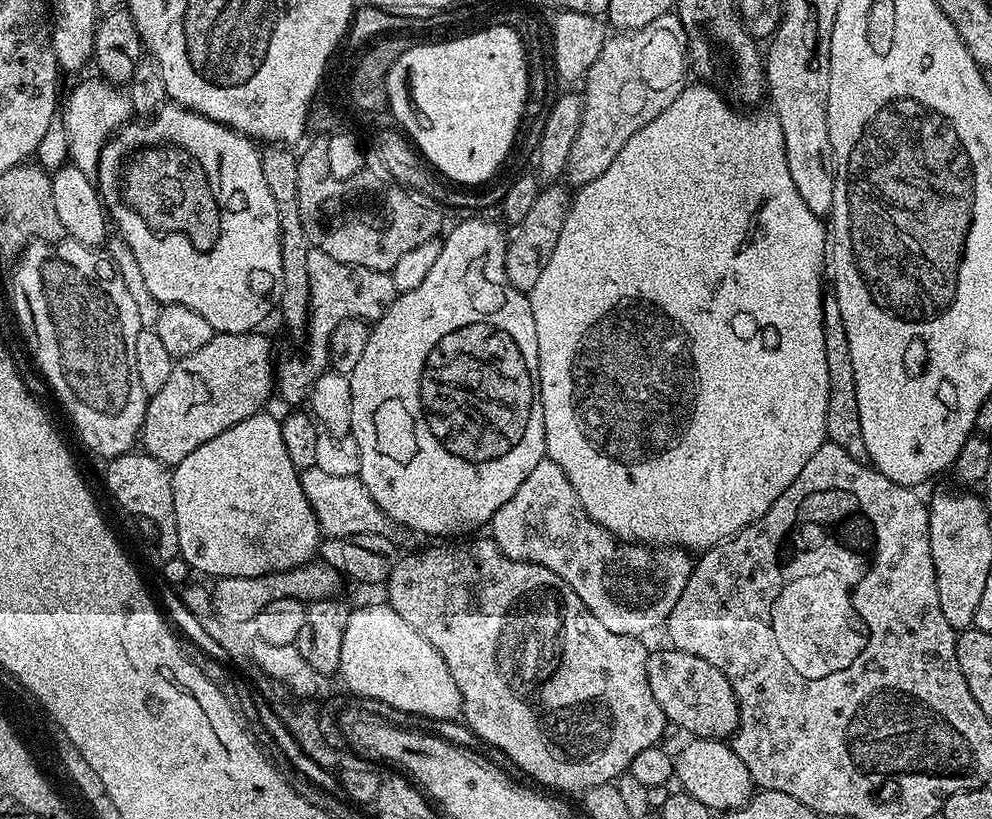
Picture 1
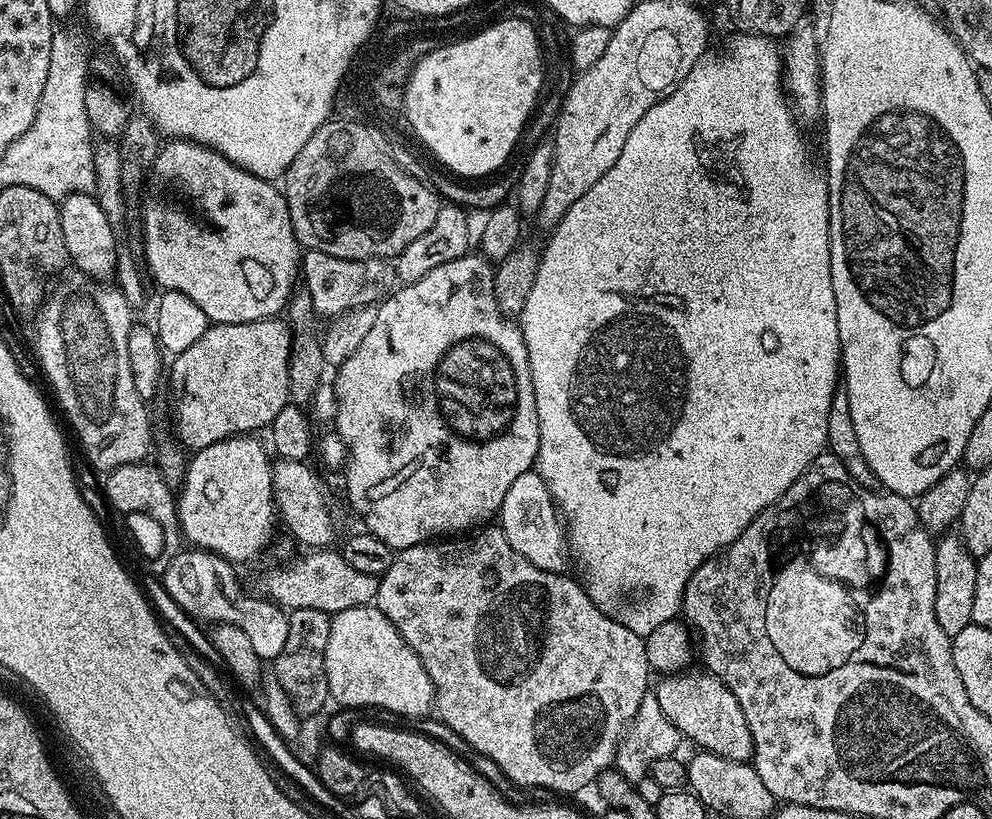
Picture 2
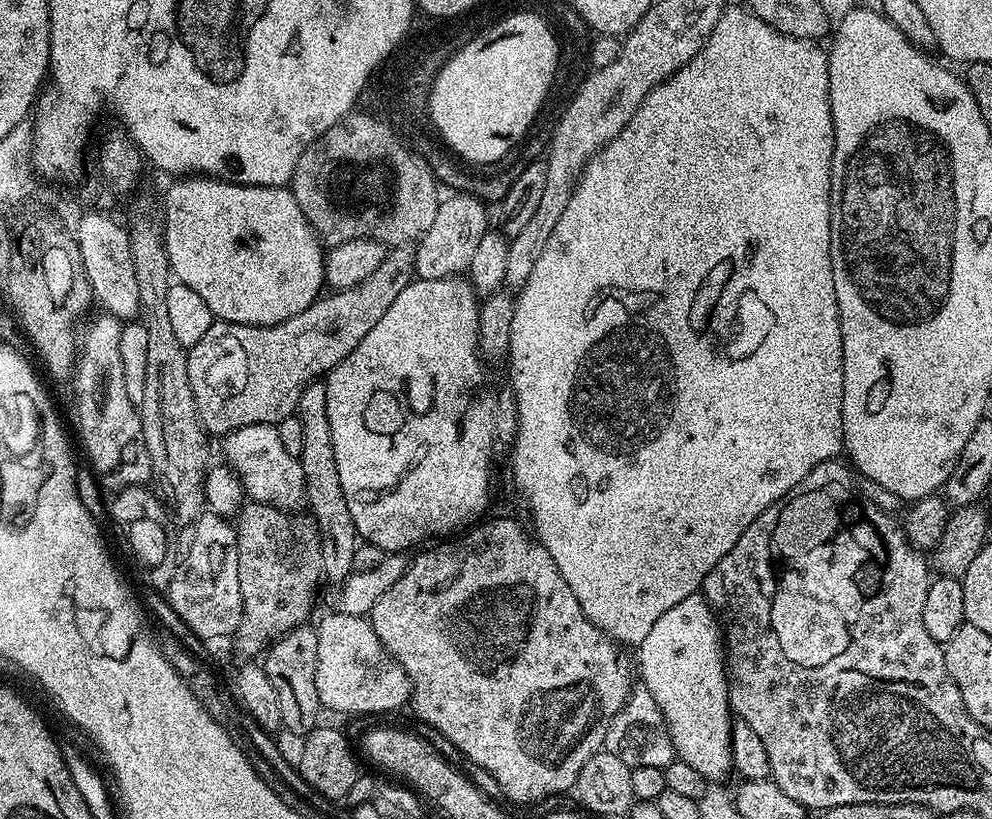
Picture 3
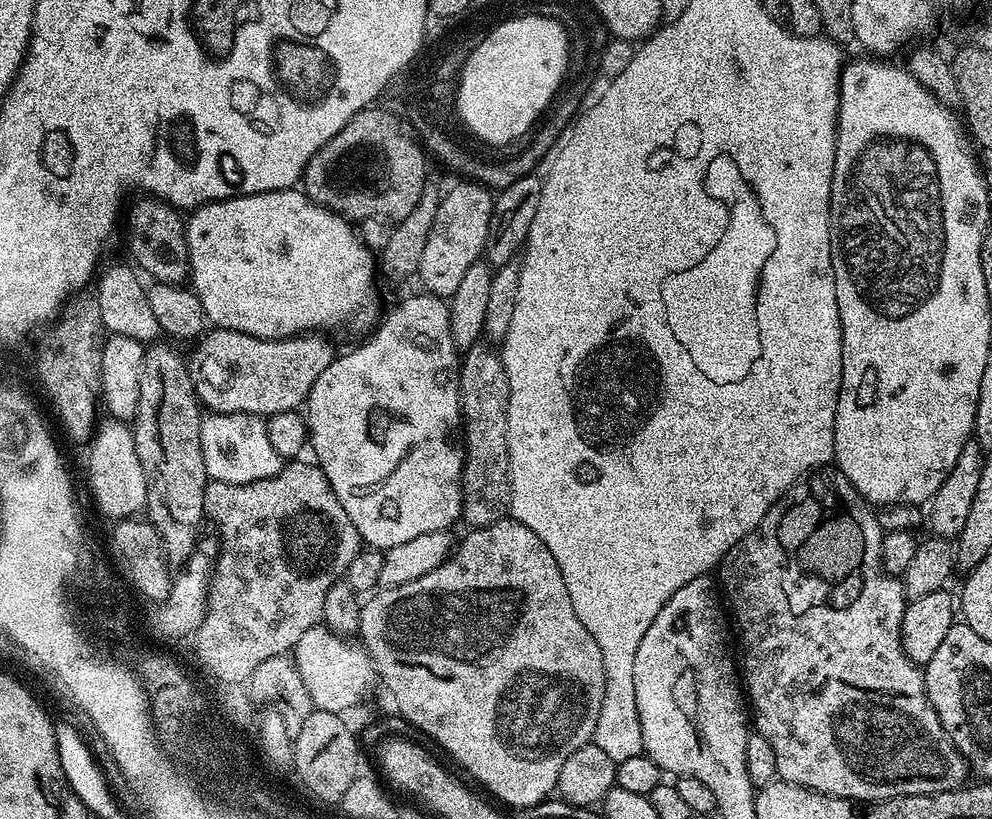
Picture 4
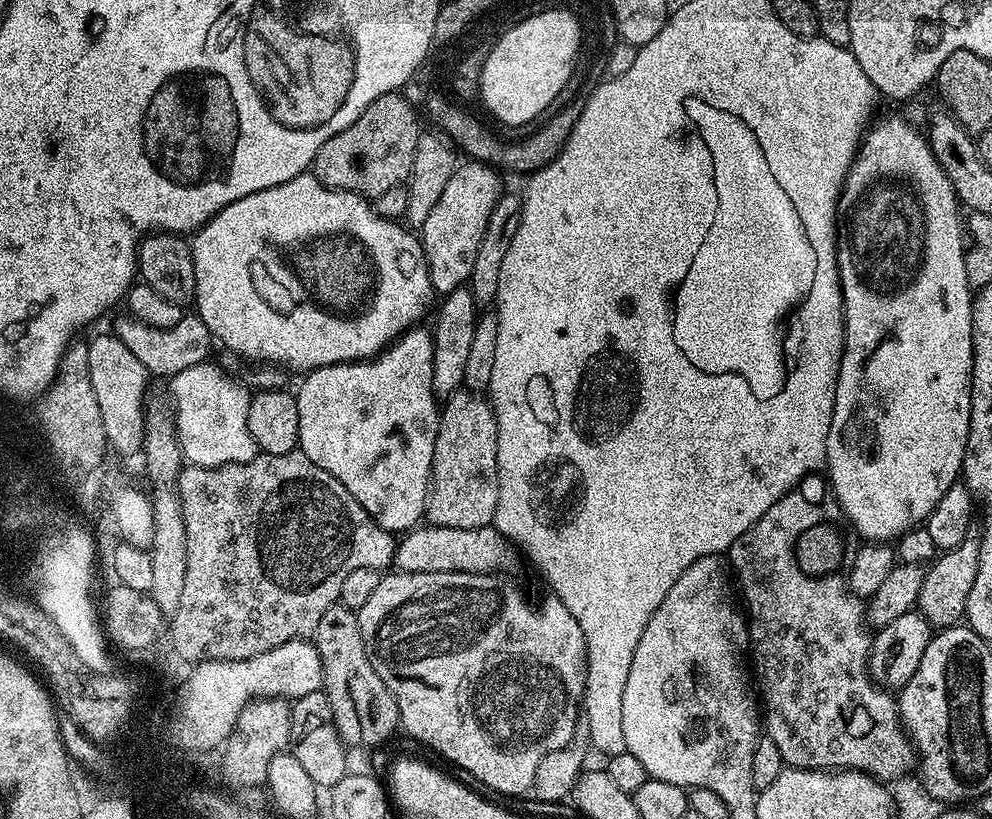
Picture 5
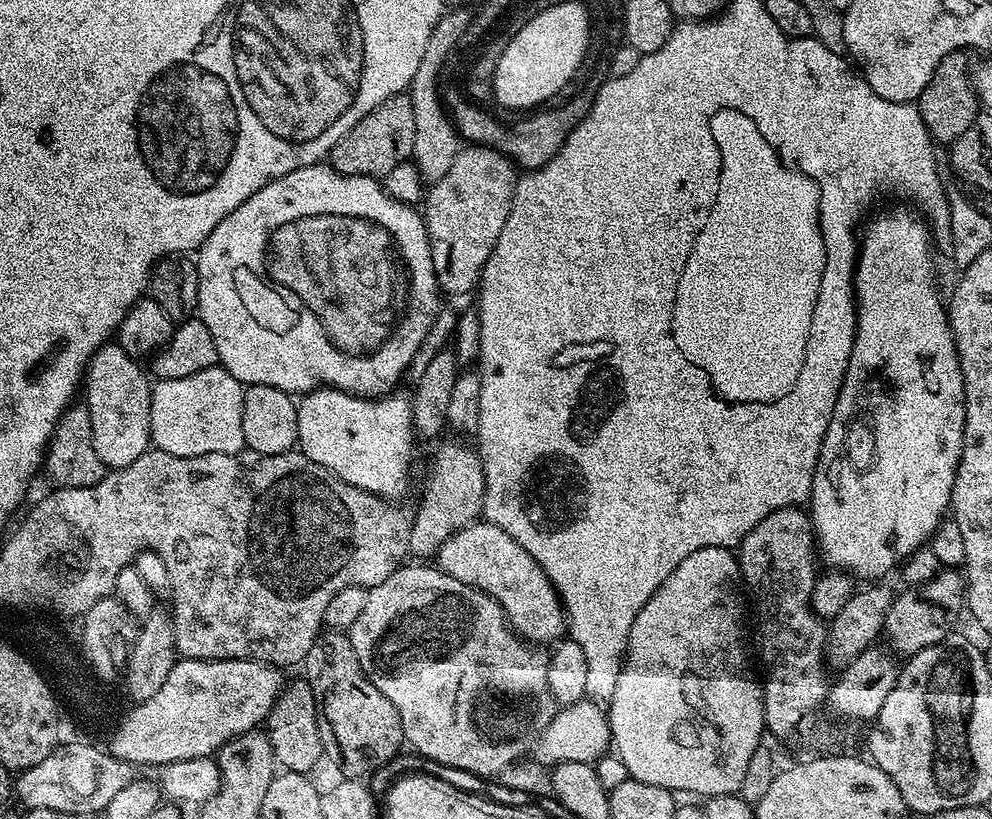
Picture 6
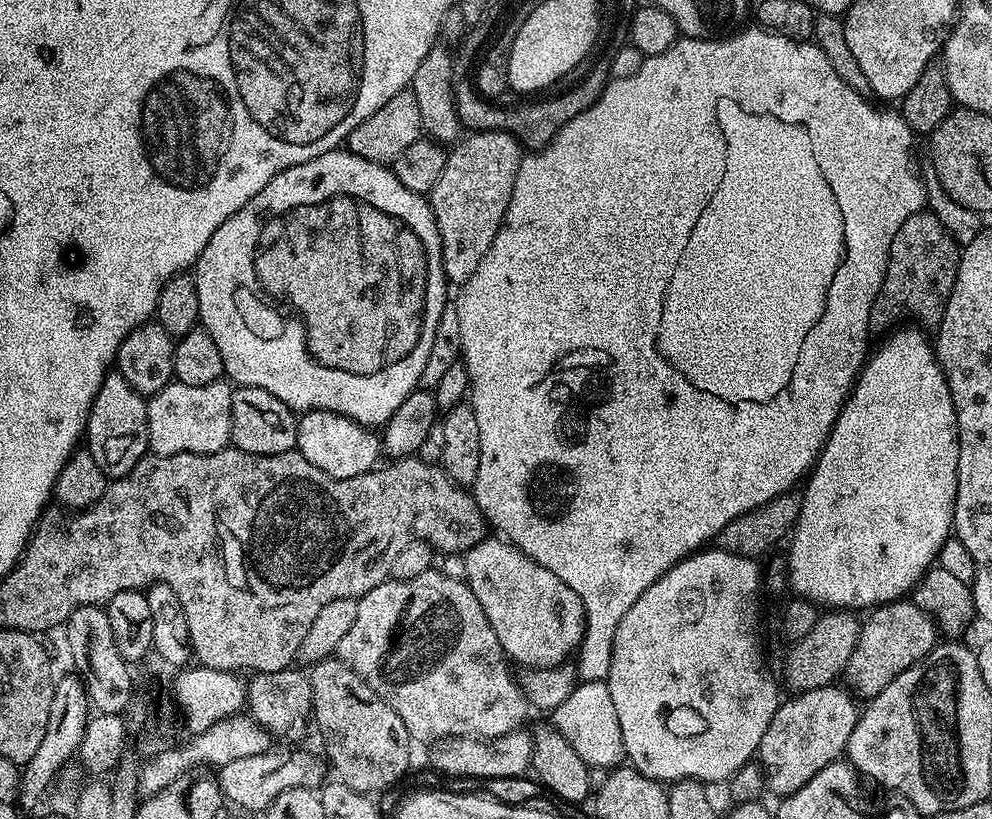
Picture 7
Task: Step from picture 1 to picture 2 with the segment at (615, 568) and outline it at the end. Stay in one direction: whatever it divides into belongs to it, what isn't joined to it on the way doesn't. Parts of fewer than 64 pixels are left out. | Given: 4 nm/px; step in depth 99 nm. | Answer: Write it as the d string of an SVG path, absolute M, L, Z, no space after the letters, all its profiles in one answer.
M535 470L521 474L514 486L506 490L506 498L498 513L498 526L506 534L510 546L518 550L534 566L547 572L564 572L570 560L570 541L566 524L552 500L546 482Z

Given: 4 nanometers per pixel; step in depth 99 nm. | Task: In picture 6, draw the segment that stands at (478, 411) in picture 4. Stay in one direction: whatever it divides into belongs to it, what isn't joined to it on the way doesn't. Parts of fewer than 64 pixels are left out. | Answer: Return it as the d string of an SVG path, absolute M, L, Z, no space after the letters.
M448 440L436 452L432 465L428 468L428 485L424 488L424 497L420 506L414 510L412 529L410 530L409 553L414 557L435 557L447 540L481 519L486 494L486 478L484 467L480 461L480 453L468 444L459 444L456 440Z

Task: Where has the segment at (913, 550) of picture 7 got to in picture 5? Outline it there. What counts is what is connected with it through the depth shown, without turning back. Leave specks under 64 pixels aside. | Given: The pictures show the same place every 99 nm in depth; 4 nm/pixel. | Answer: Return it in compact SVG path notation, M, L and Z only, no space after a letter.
M880 120L876 125L874 124L865 131L860 141L860 146L856 150L856 157L852 159L850 170L844 176L844 184L840 187L840 197L836 203L836 265L840 271L840 289L844 299L844 353L840 363L838 382L836 383L836 401L834 402L834 414L830 422L830 434L826 442L826 458L828 459L826 479L830 485L832 495L836 497L836 501L840 504L841 513L847 519L848 516L852 519L853 526L865 536L863 538L865 541L892 542L904 532L909 532L911 528L925 523L928 515L940 502L942 496L950 490L952 484L957 483L964 467L964 451L966 450L966 438L970 430L970 410L972 409L972 301L974 299L974 289L968 282L966 262L964 261L966 255L966 224L962 216L960 220L962 205L956 199L956 190L950 182L950 178L944 173L938 158L932 153L932 148L928 145L927 135L921 129L919 132L914 125L907 124L904 120Z

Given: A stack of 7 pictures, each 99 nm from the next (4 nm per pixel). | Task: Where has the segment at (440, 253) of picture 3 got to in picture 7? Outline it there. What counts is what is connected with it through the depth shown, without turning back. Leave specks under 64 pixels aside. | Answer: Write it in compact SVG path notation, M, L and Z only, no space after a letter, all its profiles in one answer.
M474 132L465 135L447 157L442 178L438 178L430 194L430 203L442 242L444 278L449 285L459 286L478 270L478 262L486 258L486 250L490 250L490 242L494 242L494 234L498 234L502 226L522 149L516 139L505 132Z

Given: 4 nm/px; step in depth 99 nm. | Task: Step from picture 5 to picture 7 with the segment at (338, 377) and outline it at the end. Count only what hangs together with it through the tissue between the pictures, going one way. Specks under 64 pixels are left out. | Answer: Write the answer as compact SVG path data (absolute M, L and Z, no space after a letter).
M305 412L296 425L295 451L300 452L310 466L318 466L318 470L330 474L330 478L354 478L373 471L381 463L382 440L372 432L375 431L333 412Z

